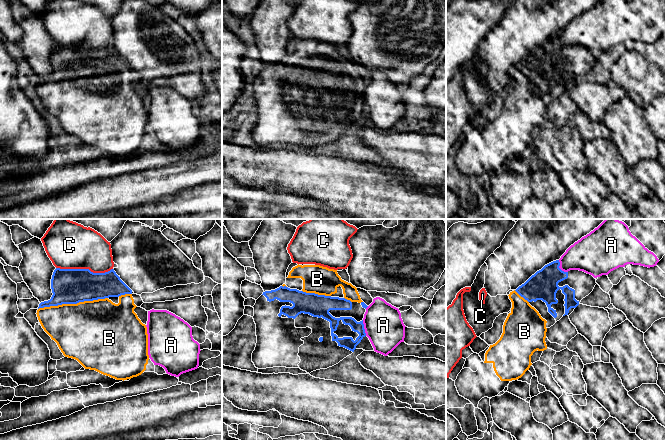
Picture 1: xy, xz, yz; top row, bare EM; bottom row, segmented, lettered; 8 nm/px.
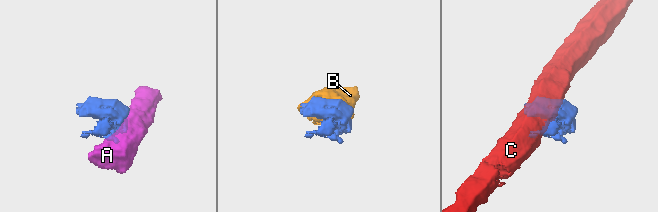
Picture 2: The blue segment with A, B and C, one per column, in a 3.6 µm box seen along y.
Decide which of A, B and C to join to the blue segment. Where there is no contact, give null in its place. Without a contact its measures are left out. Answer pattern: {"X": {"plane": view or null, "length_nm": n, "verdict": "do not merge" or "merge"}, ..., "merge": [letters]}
{"A": {"plane": "yz", "length_nm": 130, "verdict": "do not merge"}, "B": {"plane": "xy", "length_nm": 550, "verdict": "merge"}, "C": {"plane": "xy", "length_nm": 460, "verdict": "do not merge"}, "merge": ["B"]}

